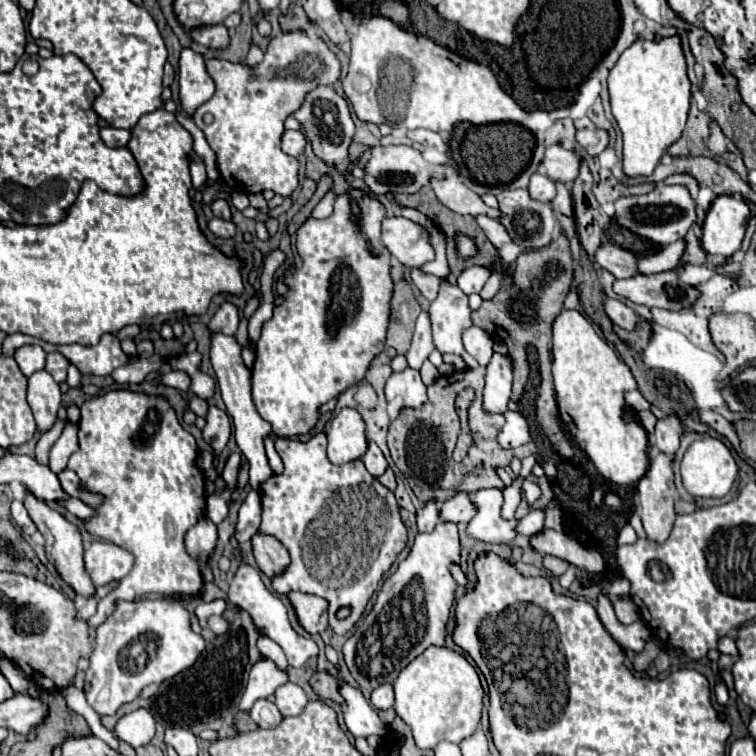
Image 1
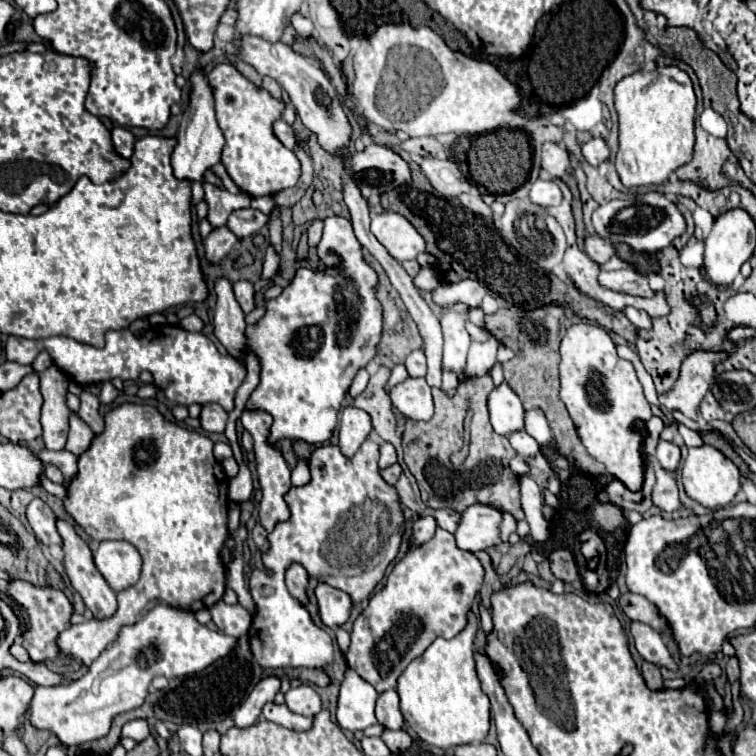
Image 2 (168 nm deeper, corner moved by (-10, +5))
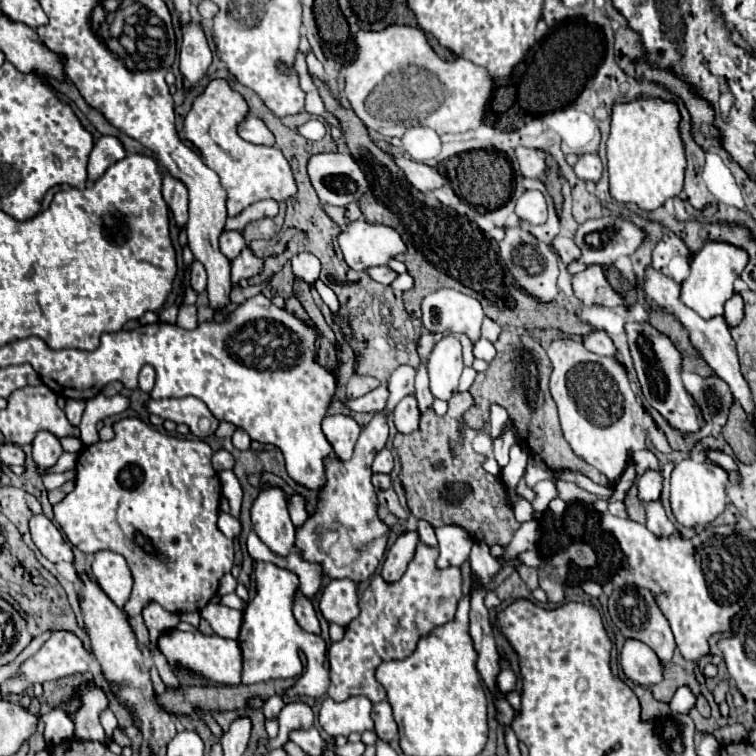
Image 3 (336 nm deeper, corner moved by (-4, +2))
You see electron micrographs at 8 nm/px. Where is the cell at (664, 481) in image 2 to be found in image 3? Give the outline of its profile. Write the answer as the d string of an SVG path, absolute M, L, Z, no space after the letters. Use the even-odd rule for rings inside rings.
M650 501L650 505L646 505L646 515L648 515L648 521L646 521L646 527L654 533L654 535L660 535L660 537L666 537L666 535L672 535L676 529L674 529L674 523L668 519L666 511L664 511L664 505L662 501Z

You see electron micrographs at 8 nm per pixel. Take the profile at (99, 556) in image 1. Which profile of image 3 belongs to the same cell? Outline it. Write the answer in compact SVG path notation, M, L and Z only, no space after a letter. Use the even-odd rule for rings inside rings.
M98 551L92 563L92 575L96 577L102 591L122 607L132 591L132 573L126 559L114 551Z

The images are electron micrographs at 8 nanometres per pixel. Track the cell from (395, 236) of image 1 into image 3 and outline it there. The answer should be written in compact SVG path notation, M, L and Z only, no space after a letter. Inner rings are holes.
M364 217L350 223L348 231L338 235L338 245L346 263L356 271L374 265L388 265L390 259L406 251L396 229L390 229L388 225L370 225Z

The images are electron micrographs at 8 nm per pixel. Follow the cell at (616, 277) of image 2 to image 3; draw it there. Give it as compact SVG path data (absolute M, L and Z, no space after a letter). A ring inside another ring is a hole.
M592 265L586 271L574 275L572 281L576 297L584 305L604 305L604 307L616 307L622 305L622 295L608 283L604 269L600 265Z

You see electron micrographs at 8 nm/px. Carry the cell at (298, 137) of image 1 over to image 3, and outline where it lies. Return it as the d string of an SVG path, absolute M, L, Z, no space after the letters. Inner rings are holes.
M246 117L246 121L238 127L238 133L242 139L256 143L256 145L274 145L274 135L270 133L270 129L258 119L258 117Z

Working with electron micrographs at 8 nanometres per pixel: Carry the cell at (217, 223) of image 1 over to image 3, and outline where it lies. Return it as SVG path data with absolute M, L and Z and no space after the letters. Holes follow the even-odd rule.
M194 261L192 263L192 277L190 277L190 283L194 287L196 293L202 293L206 289L206 269L200 261Z

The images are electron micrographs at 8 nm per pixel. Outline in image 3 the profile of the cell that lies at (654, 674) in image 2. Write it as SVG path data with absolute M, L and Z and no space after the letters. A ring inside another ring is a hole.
M634 685L634 693L638 695L640 705L642 705L642 719L658 719L658 717L668 717L670 715L668 703L656 701L650 689L646 689L642 685Z

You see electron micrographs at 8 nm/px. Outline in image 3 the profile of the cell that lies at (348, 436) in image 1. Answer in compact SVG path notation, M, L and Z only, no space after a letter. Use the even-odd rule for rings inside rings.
M326 415L322 421L322 429L338 459L348 461L352 457L352 449L360 435L360 425L348 415Z

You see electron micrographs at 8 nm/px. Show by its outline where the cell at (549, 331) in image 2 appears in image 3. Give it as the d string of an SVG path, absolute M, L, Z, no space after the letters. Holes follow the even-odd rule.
M502 329L494 347L498 351L494 361L490 363L490 367L484 373L476 375L476 379L470 387L470 393L476 401L476 405L466 411L462 423L472 427L472 429L480 429L488 421L490 403L500 403L508 411L510 419L514 421L514 427L518 429L520 441L524 445L528 445L534 453L538 453L552 471L562 471L562 469L580 471L586 477L590 477L594 483L600 483L606 487L608 479L602 473L598 473L594 467L586 465L586 461L576 457L574 451L570 449L570 445L562 437L562 429L558 425L556 405L554 405L554 399L550 397L550 391L548 391L550 359L546 355L544 347L540 345L540 341L536 341L534 337L524 335L524 333L520 335L520 331Z

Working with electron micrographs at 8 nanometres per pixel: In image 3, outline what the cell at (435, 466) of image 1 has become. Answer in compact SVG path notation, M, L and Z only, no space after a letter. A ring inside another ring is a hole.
M468 391L456 393L448 401L446 415L440 417L434 409L428 409L414 433L396 433L394 449L402 465L400 479L406 489L408 507L418 519L426 519L434 527L462 525L476 541L486 541L488 545L508 545L516 529L520 529L520 523L514 519L508 489L498 477L484 471L482 465L486 457L476 453L472 447L472 439L476 435L490 435L488 425L482 429L466 429L466 441L458 445L458 419L472 405L474 399ZM438 461L444 463L442 471L434 469Z

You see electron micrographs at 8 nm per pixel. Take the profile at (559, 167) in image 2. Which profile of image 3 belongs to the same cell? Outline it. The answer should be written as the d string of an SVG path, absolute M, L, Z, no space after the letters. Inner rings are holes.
M520 147L516 149L516 161L520 165L520 173L524 177L532 177L532 179L546 179L546 161L544 161L546 153L538 151L538 149L526 149Z

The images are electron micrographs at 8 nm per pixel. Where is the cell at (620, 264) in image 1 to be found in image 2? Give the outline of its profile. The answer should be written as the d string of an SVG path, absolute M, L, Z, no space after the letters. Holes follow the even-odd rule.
M588 234L584 240L584 252L598 264L606 262L610 256L614 256L614 246L608 246L602 238L596 238L596 234Z

